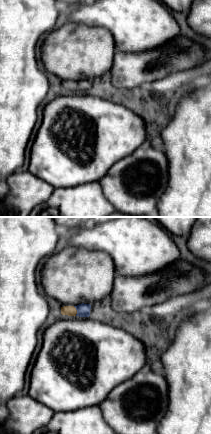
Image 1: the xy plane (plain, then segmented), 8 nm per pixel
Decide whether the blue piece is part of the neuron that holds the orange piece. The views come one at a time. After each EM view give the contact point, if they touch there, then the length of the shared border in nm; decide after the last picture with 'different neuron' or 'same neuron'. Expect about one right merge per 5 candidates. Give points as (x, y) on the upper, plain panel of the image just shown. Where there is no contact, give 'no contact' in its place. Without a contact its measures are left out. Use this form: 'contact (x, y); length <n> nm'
contact (76, 87); length 80 nm

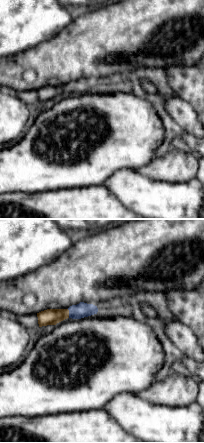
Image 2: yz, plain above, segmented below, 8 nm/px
contact (68, 89); length 70 nm

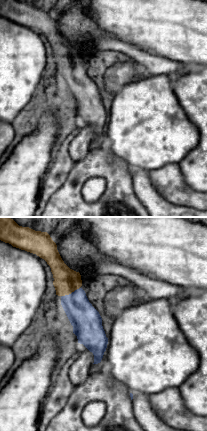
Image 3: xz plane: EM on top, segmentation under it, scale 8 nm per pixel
contact (70, 69); length 160 nm

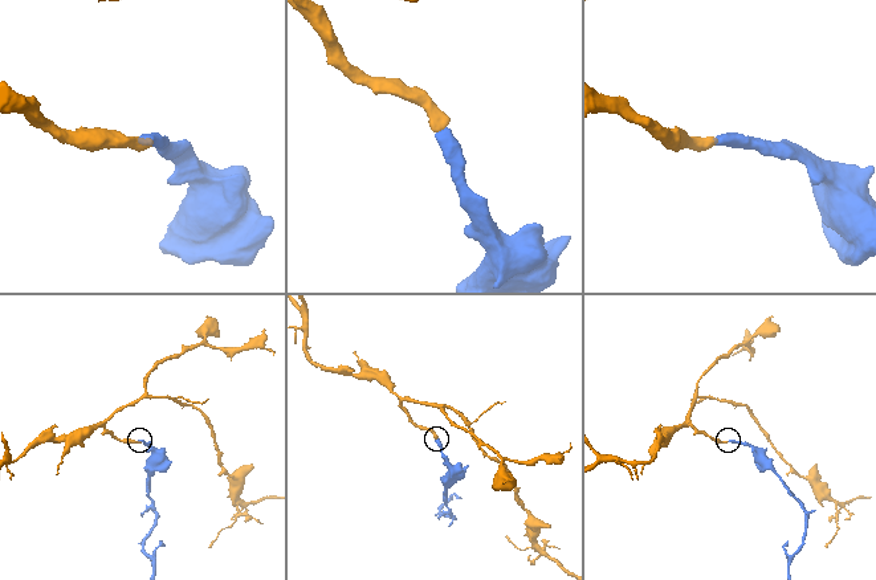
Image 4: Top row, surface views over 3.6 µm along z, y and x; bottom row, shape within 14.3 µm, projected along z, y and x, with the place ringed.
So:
same neuron

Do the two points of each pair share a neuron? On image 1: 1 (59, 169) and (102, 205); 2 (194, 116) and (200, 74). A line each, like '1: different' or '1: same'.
1: different
2: different

